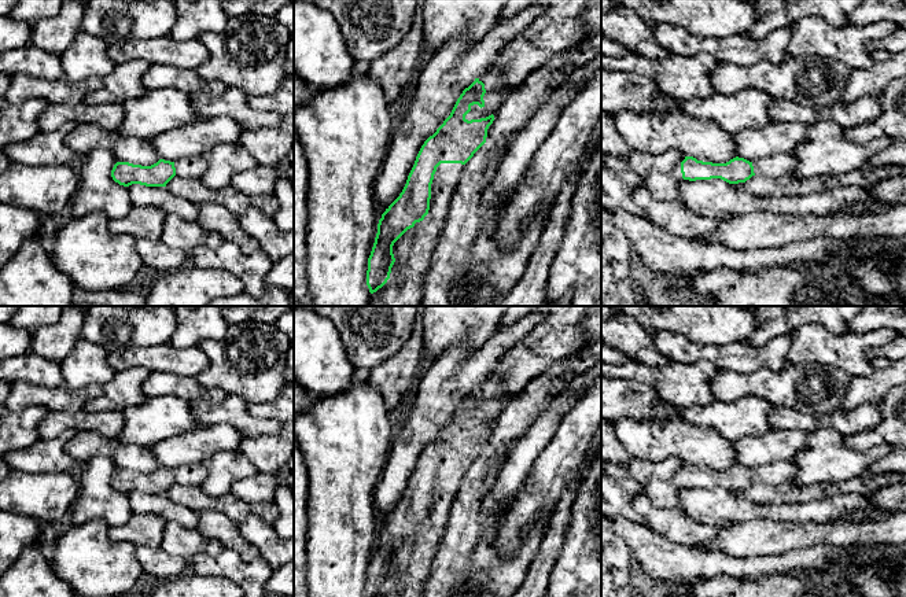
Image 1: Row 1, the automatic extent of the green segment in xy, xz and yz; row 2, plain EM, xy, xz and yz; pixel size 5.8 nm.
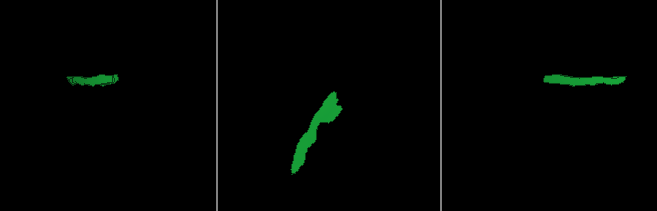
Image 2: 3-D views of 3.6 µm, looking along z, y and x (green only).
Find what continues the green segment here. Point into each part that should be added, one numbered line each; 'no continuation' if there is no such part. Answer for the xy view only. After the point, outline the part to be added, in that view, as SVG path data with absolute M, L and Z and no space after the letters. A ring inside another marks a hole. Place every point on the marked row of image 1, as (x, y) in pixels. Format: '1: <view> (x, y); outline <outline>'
1: xy (191, 166); outline M187 156L174 162L176 176L184 178L199 178L206 170L206 161L202 156Z

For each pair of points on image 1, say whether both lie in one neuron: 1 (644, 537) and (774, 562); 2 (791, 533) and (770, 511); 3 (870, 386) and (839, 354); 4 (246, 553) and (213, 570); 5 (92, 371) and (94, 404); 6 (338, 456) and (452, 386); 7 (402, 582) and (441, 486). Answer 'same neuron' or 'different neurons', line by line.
1: same neuron
2: different neurons
3: different neurons
4: different neurons
5: different neurons
6: different neurons
7: same neuron

